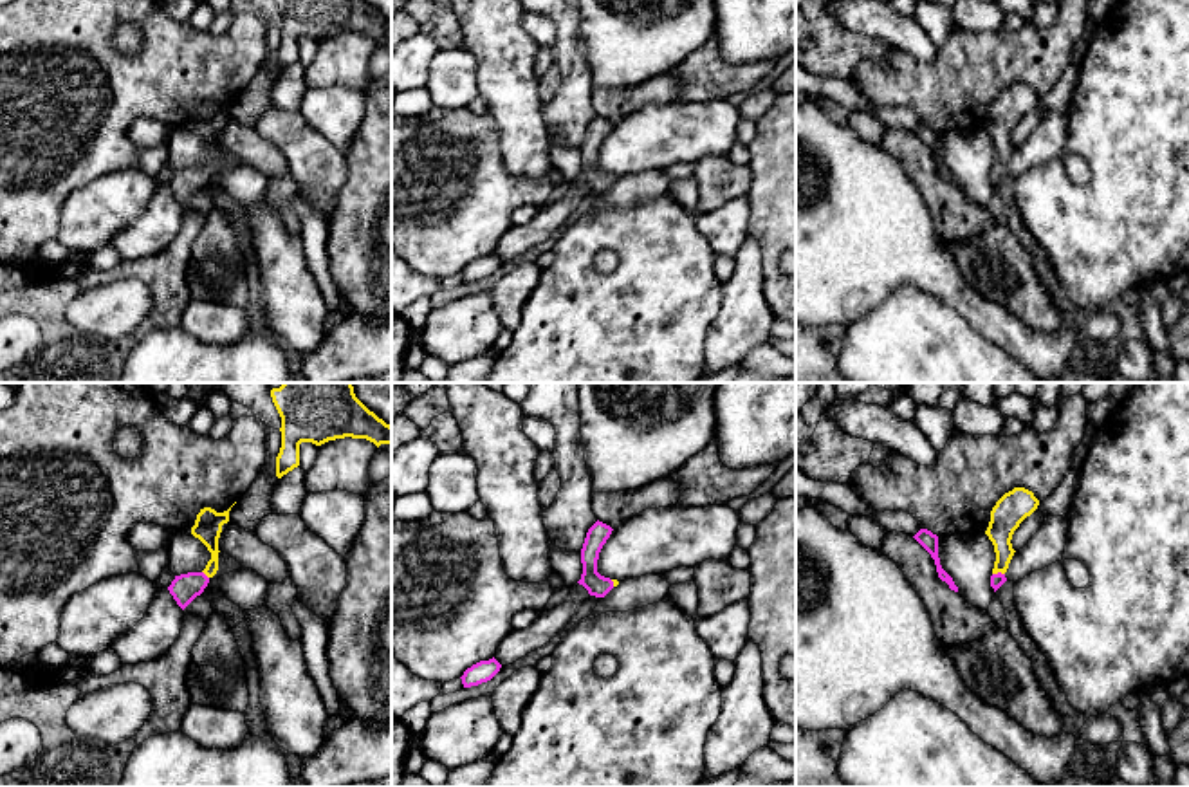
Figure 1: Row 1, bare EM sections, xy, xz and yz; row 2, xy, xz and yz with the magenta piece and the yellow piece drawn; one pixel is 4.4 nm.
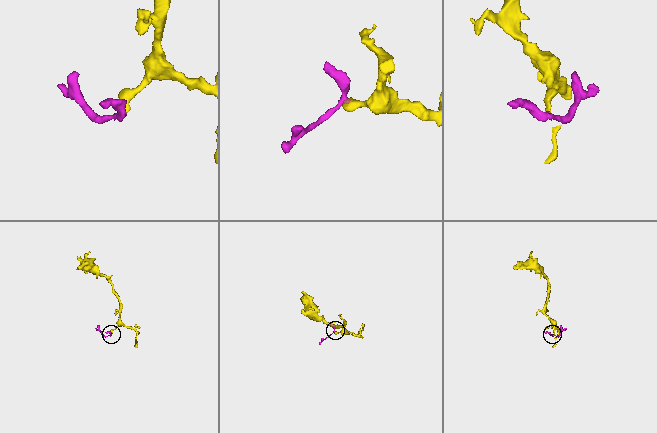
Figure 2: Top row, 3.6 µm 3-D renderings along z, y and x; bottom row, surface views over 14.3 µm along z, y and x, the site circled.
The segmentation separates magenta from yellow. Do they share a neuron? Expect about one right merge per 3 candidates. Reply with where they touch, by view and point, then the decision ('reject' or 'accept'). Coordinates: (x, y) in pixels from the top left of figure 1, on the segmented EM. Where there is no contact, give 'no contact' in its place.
meets magenta in yz at (998, 573); accept

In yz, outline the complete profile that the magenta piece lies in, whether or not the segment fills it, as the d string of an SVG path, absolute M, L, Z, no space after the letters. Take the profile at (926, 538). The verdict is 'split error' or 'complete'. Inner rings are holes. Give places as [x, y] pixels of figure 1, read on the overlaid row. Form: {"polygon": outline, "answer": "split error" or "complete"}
{"polygon": "M920 529L913 536L935 560L938 578L949 585L951 590L958 592L958 587L954 585L953 578L942 569L940 558L938 558L938 536L933 534L927 529Z", "answer": "complete"}

